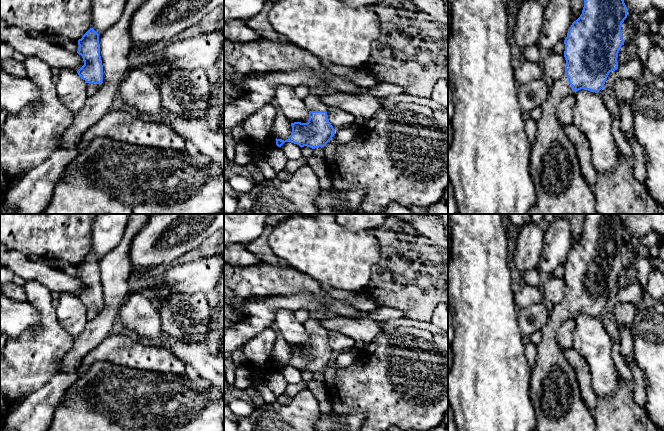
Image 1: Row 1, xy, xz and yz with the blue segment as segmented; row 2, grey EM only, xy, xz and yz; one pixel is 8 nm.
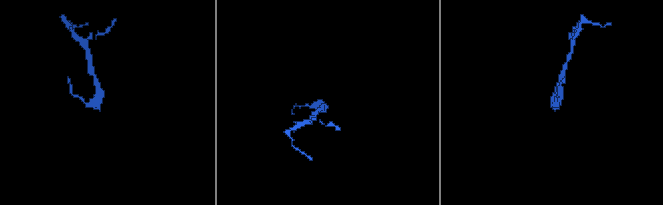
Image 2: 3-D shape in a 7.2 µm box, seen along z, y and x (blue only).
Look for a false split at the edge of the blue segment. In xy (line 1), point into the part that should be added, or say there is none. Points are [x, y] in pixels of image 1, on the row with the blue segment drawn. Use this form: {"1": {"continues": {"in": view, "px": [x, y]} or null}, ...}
{"1": {"continues": {"in": "xy", "px": [91, 88]}}}

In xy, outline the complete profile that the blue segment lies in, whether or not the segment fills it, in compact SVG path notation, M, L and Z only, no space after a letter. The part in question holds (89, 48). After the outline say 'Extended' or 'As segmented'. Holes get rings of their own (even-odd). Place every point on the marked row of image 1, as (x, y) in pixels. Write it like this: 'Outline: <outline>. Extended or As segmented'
Outline: M90 28L78 40L77 53L82 56L84 65L77 71L87 83L88 96L94 95L103 81L103 65L100 56L99 34Z. Extended

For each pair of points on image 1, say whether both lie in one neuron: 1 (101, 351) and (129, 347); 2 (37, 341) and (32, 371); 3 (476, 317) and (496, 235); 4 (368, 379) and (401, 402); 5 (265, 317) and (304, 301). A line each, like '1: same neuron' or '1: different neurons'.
1: same neuron
2: same neuron
3: same neuron
4: same neuron
5: same neuron

